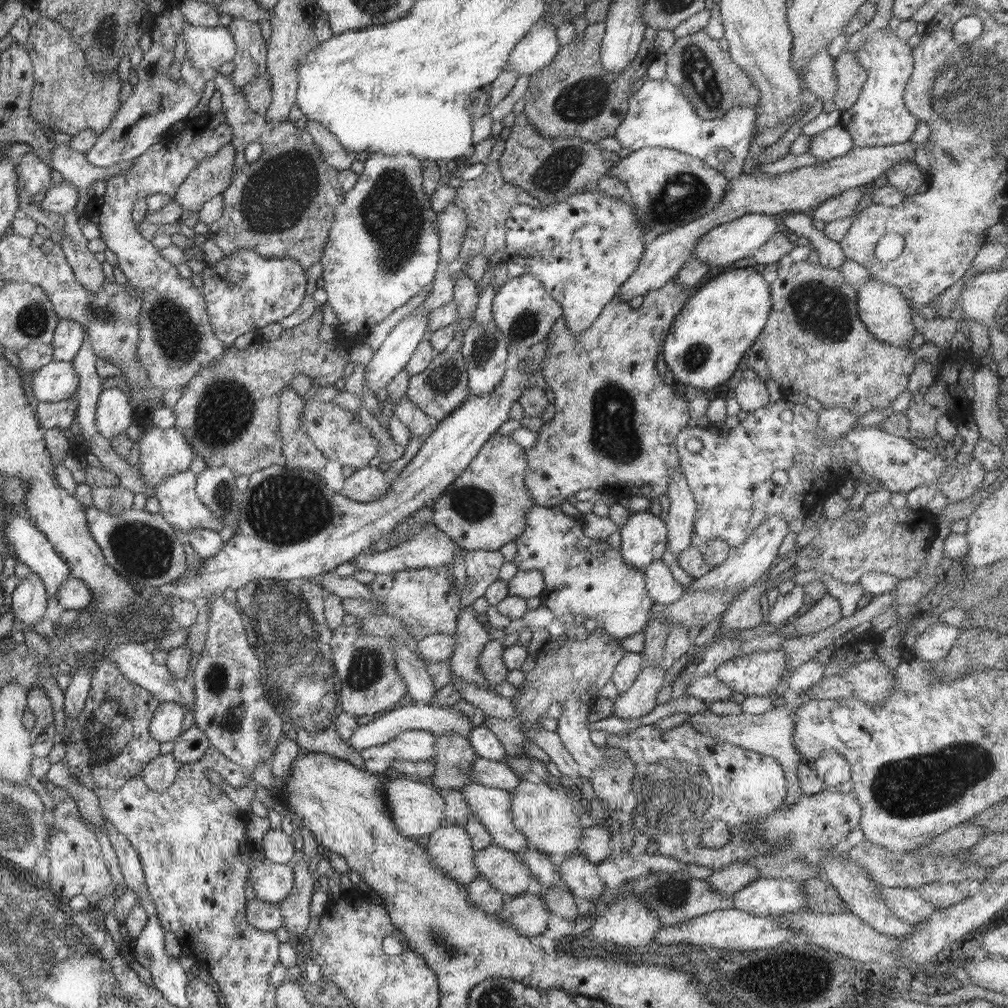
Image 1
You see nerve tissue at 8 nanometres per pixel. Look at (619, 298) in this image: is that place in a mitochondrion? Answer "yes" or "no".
no

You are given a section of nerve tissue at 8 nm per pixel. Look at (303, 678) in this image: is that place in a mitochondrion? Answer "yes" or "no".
yes

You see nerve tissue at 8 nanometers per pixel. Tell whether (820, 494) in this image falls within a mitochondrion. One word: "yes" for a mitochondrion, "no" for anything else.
no

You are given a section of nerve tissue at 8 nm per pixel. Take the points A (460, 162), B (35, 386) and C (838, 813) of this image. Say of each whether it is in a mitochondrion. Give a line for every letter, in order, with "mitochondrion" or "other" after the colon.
A: other
B: other
C: other

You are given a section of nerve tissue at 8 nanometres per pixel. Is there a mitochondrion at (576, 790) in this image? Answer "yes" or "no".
no

